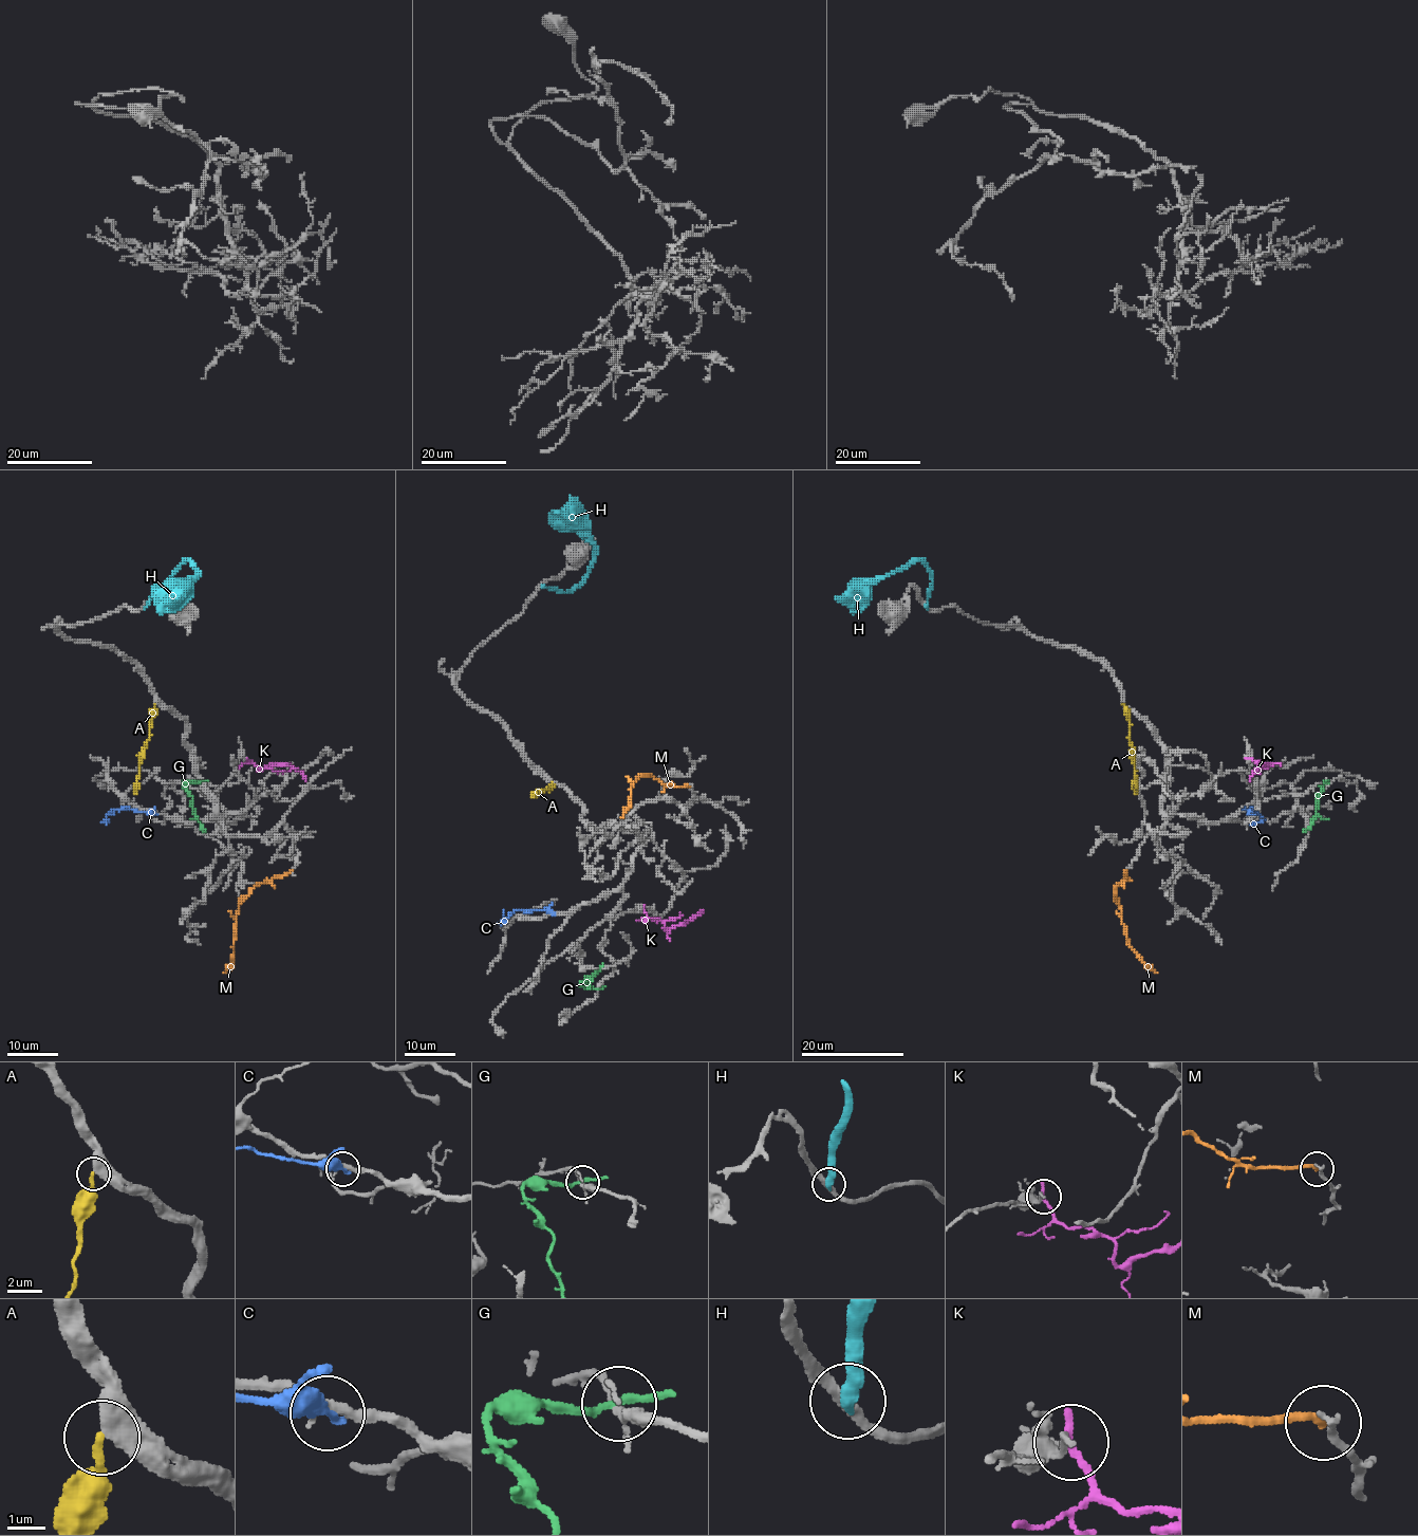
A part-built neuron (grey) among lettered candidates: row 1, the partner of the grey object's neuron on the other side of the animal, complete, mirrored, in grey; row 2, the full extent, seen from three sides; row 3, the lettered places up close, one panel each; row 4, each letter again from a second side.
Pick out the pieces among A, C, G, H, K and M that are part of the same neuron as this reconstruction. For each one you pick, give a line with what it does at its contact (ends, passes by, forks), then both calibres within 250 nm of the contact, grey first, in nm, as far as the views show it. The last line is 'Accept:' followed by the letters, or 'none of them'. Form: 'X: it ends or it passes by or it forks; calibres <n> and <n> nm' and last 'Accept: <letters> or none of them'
M: it ends; calibres 150 and 190 nm
Accept: M

